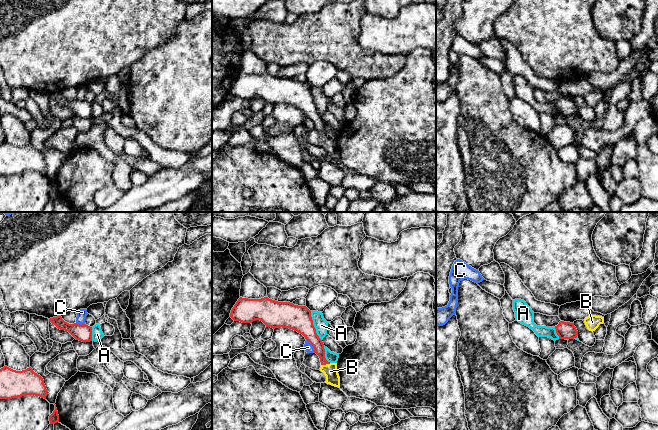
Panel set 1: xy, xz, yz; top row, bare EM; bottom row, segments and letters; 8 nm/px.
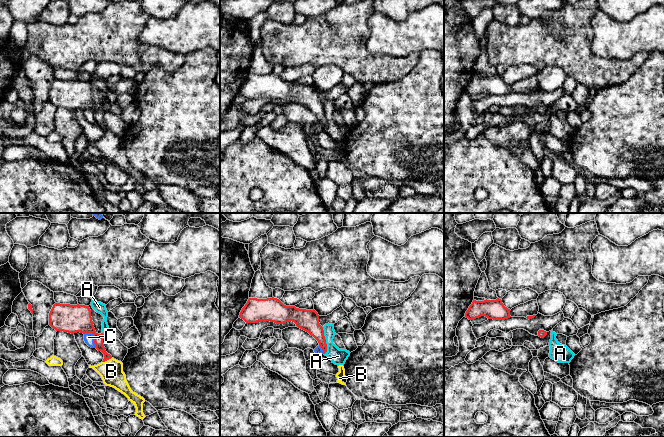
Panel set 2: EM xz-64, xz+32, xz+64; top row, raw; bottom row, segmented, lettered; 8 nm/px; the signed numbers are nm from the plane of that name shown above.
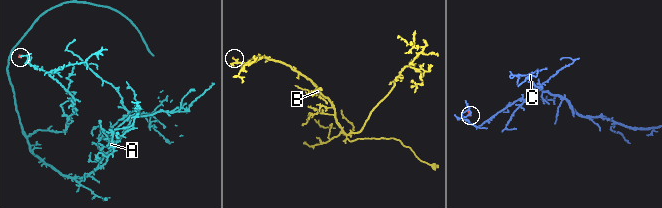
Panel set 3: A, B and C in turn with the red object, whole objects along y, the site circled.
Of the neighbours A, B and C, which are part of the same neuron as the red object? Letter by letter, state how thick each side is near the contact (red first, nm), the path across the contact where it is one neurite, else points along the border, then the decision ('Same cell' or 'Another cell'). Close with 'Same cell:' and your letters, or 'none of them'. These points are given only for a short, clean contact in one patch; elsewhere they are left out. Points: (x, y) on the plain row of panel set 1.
A: Thickness 200 nm (red) against 110 nm. Boundary: xz (310, 87), (315, 108), (321, 116). Another cell
B: Thickness 90 nm (red) against 110 nm. Path across: xz (312, 113), (318, 121), (325, 140), (330, 147). Same cell
C: Thickness 200 nm (red) against 70 nm. Boundary: xz (306, 115), (314, 128). Another cell
Same cell: B

